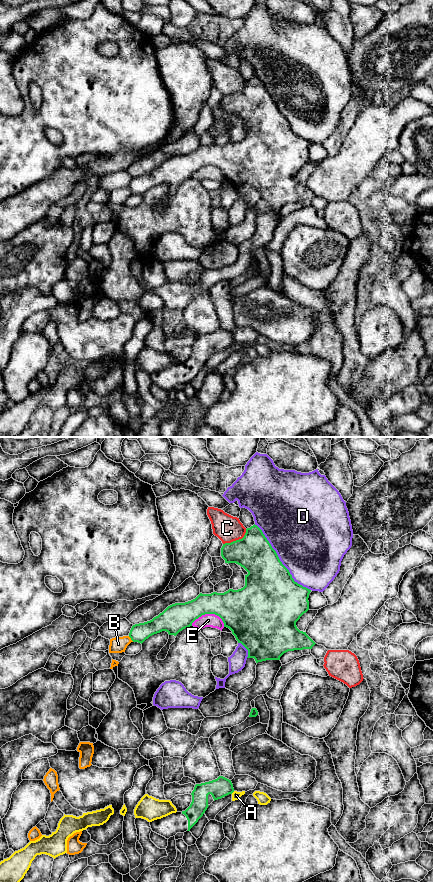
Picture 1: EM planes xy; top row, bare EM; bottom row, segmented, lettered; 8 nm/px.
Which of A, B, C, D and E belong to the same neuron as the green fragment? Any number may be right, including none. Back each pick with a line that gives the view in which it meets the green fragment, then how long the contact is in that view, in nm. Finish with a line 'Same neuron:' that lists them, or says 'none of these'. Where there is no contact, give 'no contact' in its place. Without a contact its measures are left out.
Same neuron: none of these

